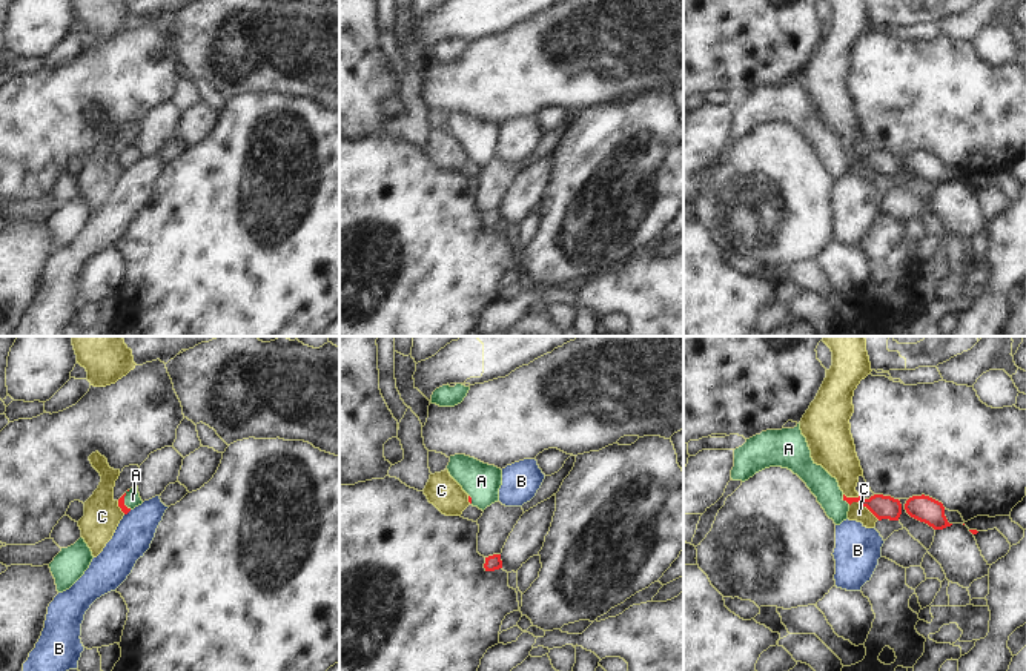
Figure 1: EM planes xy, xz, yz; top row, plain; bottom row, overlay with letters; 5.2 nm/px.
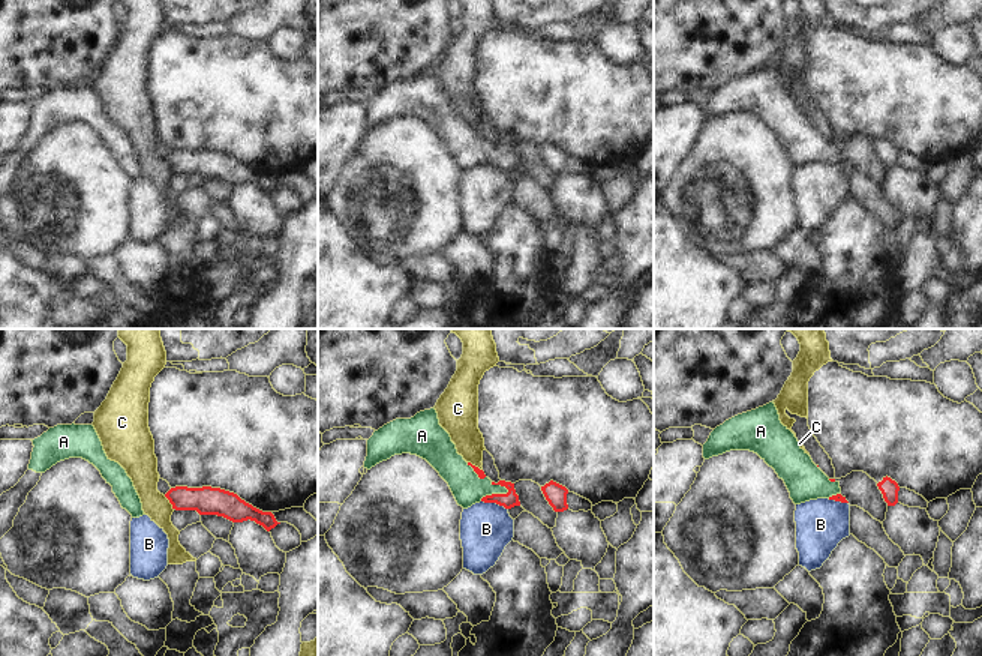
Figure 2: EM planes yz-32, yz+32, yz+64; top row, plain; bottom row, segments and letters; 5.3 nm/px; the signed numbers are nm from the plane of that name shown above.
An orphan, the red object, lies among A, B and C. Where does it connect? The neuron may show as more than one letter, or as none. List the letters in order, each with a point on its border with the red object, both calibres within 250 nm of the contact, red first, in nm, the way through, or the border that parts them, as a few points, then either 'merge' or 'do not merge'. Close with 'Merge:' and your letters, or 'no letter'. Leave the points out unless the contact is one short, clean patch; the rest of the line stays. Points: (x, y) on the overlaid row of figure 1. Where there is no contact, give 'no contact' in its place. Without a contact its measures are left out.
A: contact yz (845, 499); calibres 130 and 140 nm; way yz (883, 507), (859, 499), (845, 499), (837, 499), (825, 487); merge
B: contact xy (128, 512); calibres 40 and 200 nm; border xy (131, 510), (125, 515); do not merge
C: contact yz (865, 505); calibres 130 and 90 nm; border yz (850, 504), (859, 502), (865, 505), (879, 519); do not merge
Merge: A

